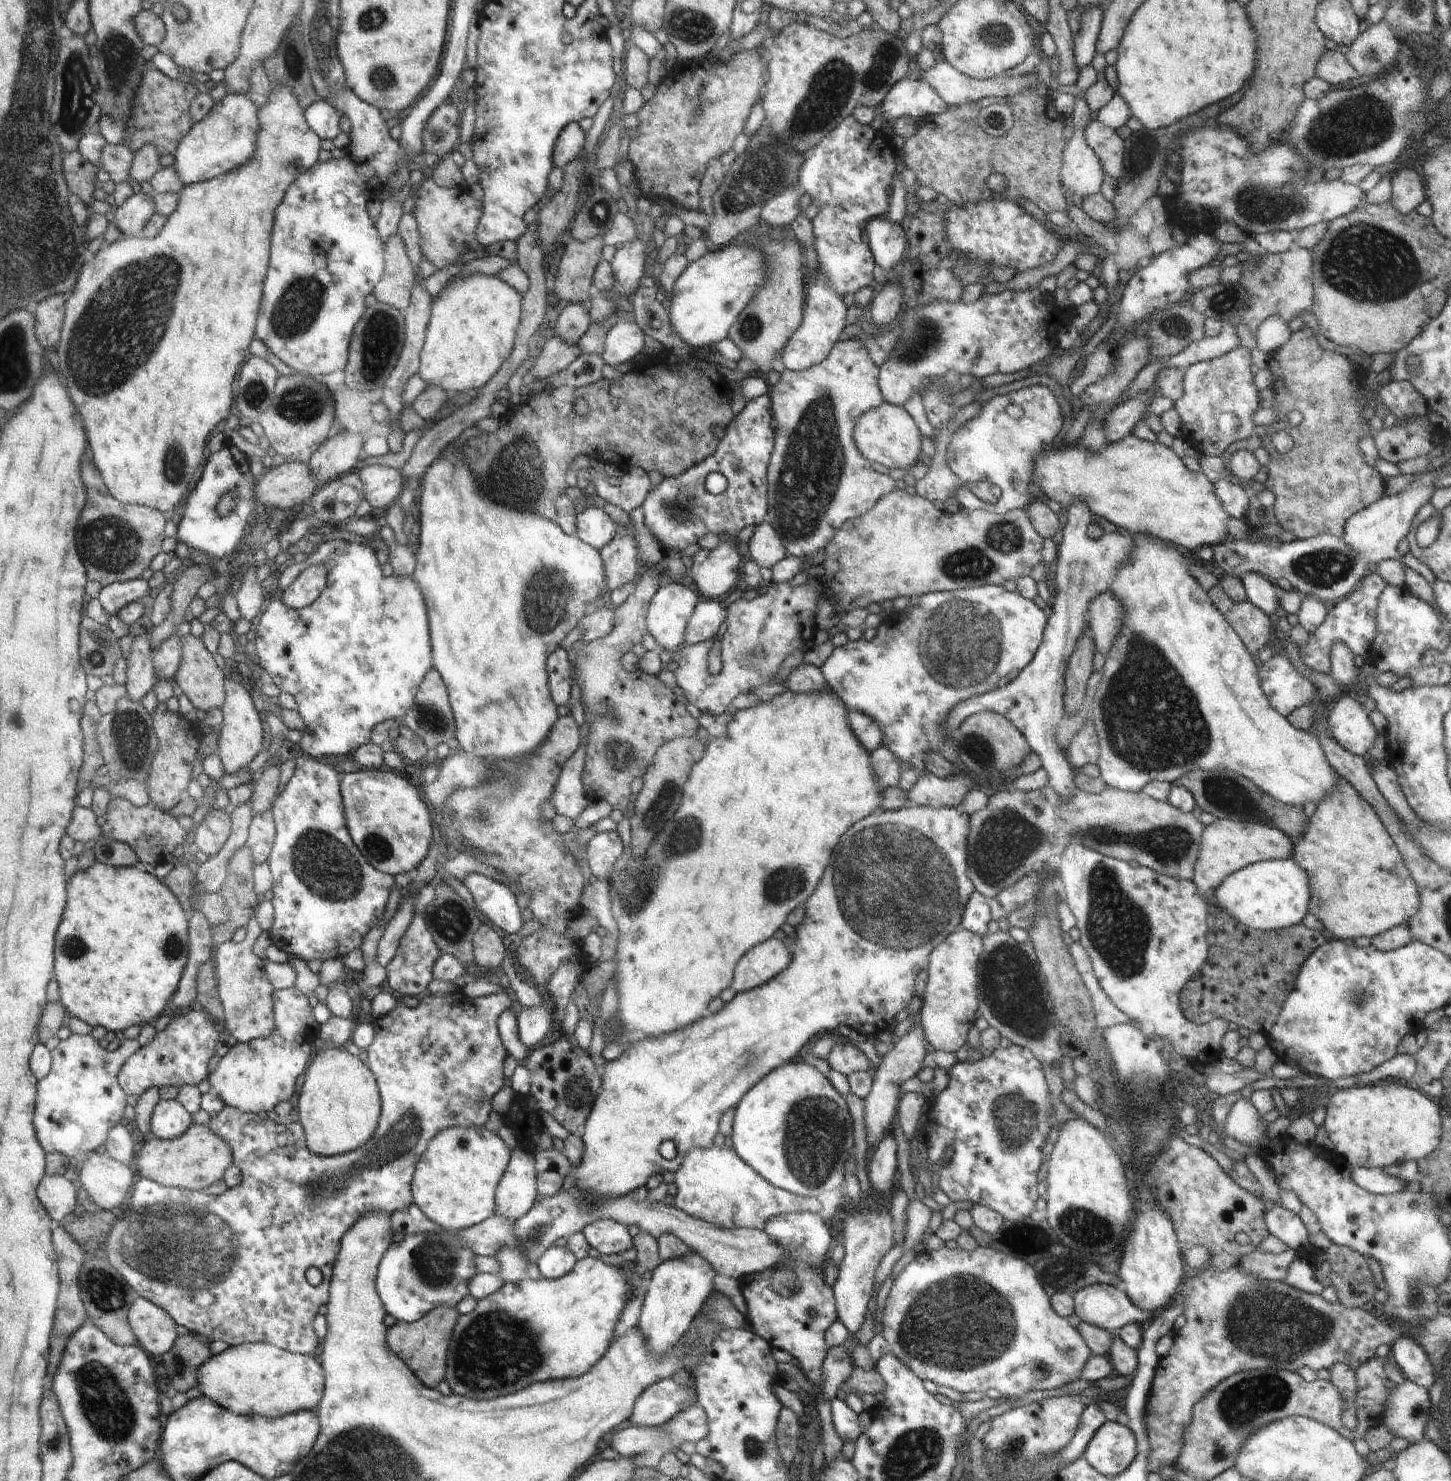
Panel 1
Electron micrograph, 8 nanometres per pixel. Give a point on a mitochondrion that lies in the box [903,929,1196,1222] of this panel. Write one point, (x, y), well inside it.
(1149, 1101)

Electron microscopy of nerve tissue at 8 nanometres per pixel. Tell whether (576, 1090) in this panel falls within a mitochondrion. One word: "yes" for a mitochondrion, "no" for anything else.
yes

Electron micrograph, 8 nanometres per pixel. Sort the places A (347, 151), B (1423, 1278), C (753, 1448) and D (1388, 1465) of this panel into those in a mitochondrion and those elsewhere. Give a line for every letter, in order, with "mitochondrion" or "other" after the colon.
A: other
B: mitochondrion
C: mitochondrion
D: other

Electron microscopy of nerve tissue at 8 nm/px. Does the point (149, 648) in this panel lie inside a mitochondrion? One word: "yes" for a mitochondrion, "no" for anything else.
no

